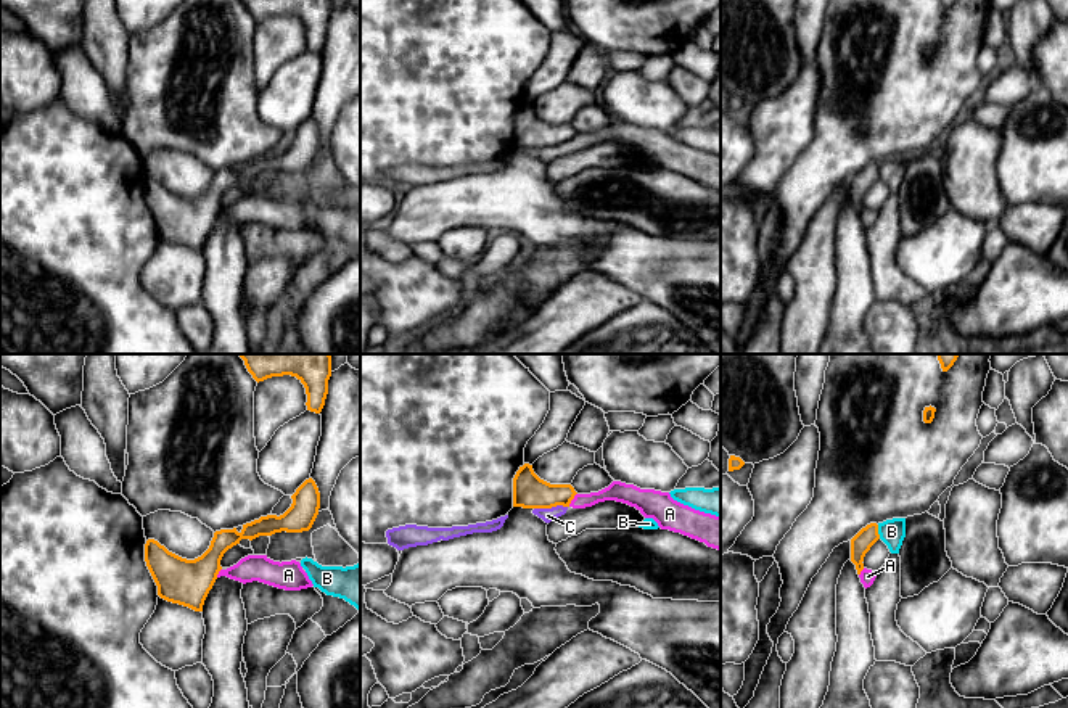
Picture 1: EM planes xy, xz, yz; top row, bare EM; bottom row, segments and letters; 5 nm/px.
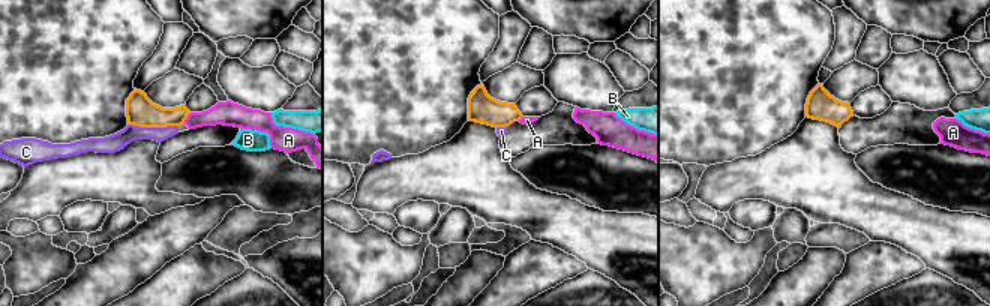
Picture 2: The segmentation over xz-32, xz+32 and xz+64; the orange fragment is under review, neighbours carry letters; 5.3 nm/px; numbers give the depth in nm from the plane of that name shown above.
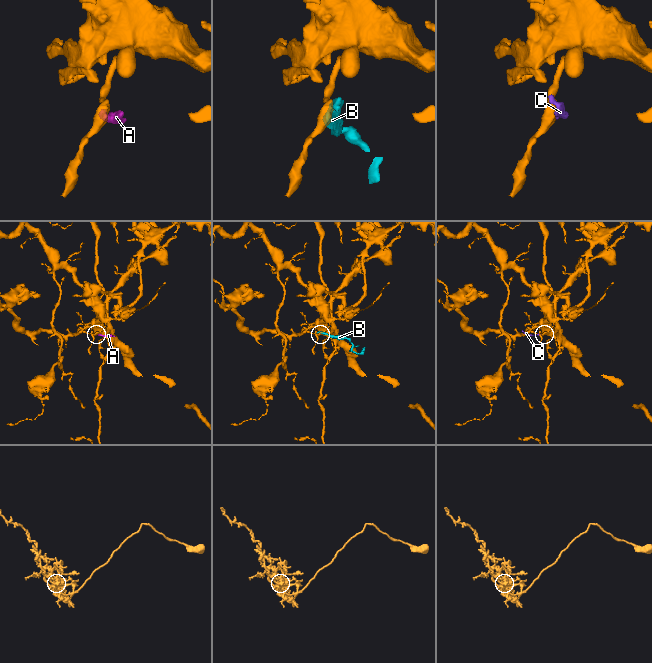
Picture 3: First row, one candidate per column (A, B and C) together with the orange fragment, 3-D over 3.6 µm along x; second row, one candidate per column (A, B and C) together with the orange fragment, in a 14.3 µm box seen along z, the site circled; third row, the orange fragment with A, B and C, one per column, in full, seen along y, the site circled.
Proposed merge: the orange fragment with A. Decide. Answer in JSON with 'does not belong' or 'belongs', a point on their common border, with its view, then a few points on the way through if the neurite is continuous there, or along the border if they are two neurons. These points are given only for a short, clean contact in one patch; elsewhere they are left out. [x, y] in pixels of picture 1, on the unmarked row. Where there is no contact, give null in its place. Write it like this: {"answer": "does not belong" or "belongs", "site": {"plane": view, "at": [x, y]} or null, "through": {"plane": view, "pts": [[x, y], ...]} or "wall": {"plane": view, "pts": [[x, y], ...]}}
{"answer": "does not belong", "site": {"plane": "xz", "at": [573, 137]}, "wall": {"plane": "xz", "pts": [[576, 132], [568, 145]]}}

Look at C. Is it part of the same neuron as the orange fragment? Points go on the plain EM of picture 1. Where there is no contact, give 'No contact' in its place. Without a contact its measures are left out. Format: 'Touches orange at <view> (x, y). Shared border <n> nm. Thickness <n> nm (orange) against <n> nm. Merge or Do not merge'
Touches orange at xz (550, 147). Shared border 170 nm. Thickness 170 nm (orange) against 70 nm. Do not merge

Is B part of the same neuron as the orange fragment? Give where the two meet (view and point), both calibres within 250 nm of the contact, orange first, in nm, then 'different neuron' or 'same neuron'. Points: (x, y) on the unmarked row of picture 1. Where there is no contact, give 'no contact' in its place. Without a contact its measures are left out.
meets orange in yz at (877, 171); 100 nm thick on the orange side, 130 nm on the other; different neuron

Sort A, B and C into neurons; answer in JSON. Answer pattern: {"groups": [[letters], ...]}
{"groups": [["A", "C"], ["B"]]}

